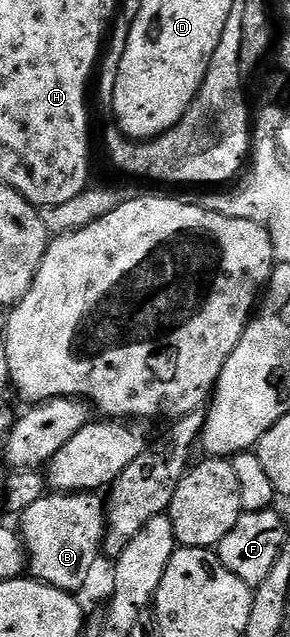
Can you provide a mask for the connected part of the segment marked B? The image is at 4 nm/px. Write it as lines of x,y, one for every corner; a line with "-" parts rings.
49,492
34,507
19,514
18,532
24,539
26,569
35,580
75,594
88,581
104,543
106,501
95,492

